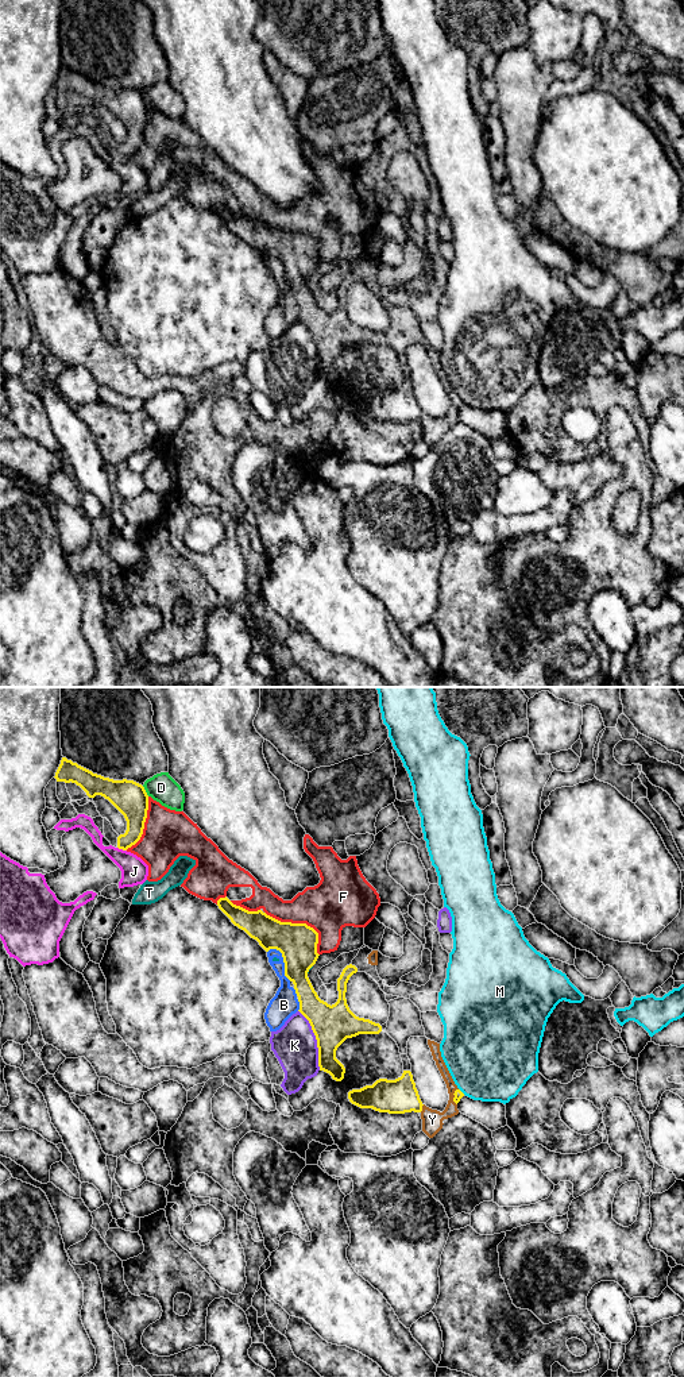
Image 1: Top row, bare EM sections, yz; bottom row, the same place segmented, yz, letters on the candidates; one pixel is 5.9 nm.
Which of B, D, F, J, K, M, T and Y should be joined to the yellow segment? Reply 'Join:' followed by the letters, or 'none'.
Join: Y

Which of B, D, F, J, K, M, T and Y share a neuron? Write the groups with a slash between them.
B T / D / F / J / K / M / Y

